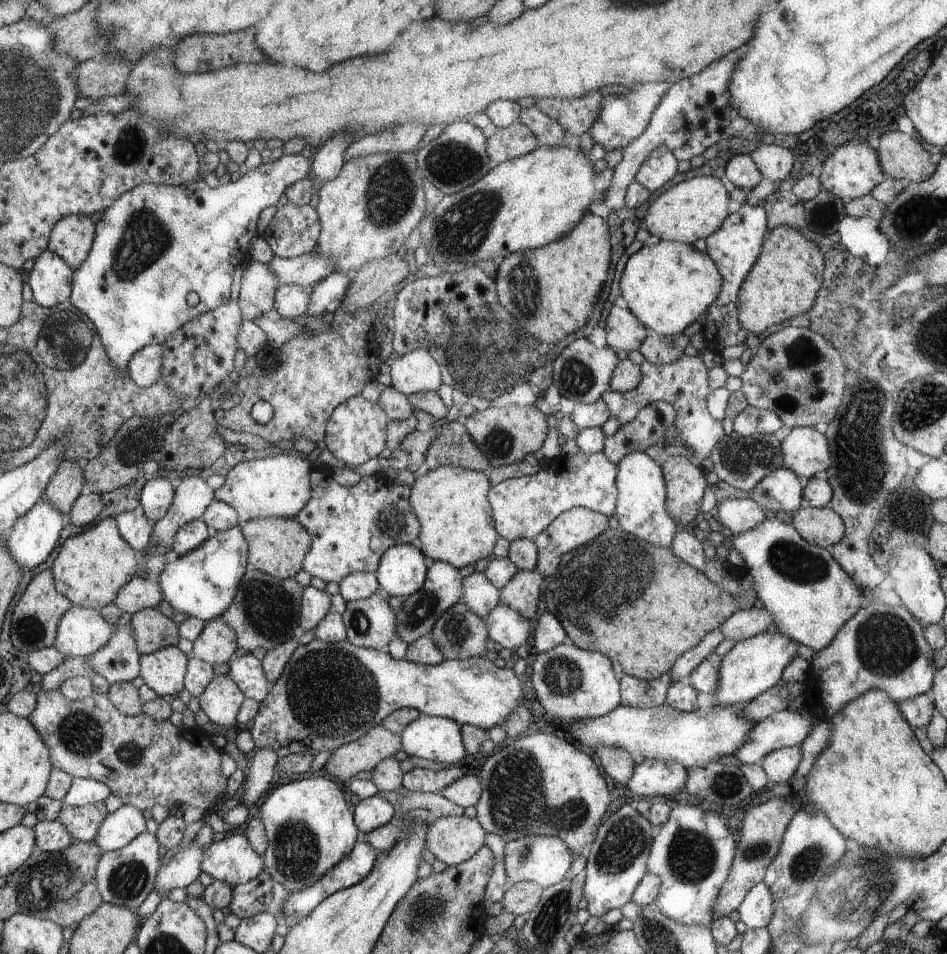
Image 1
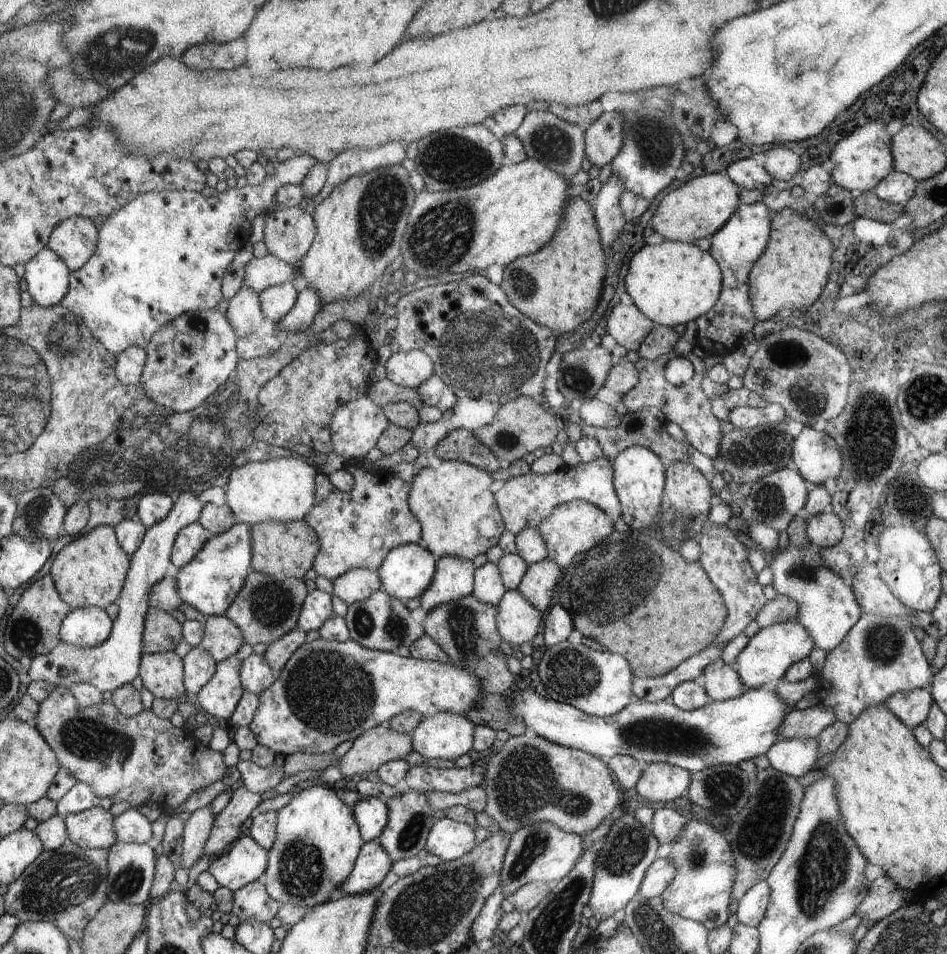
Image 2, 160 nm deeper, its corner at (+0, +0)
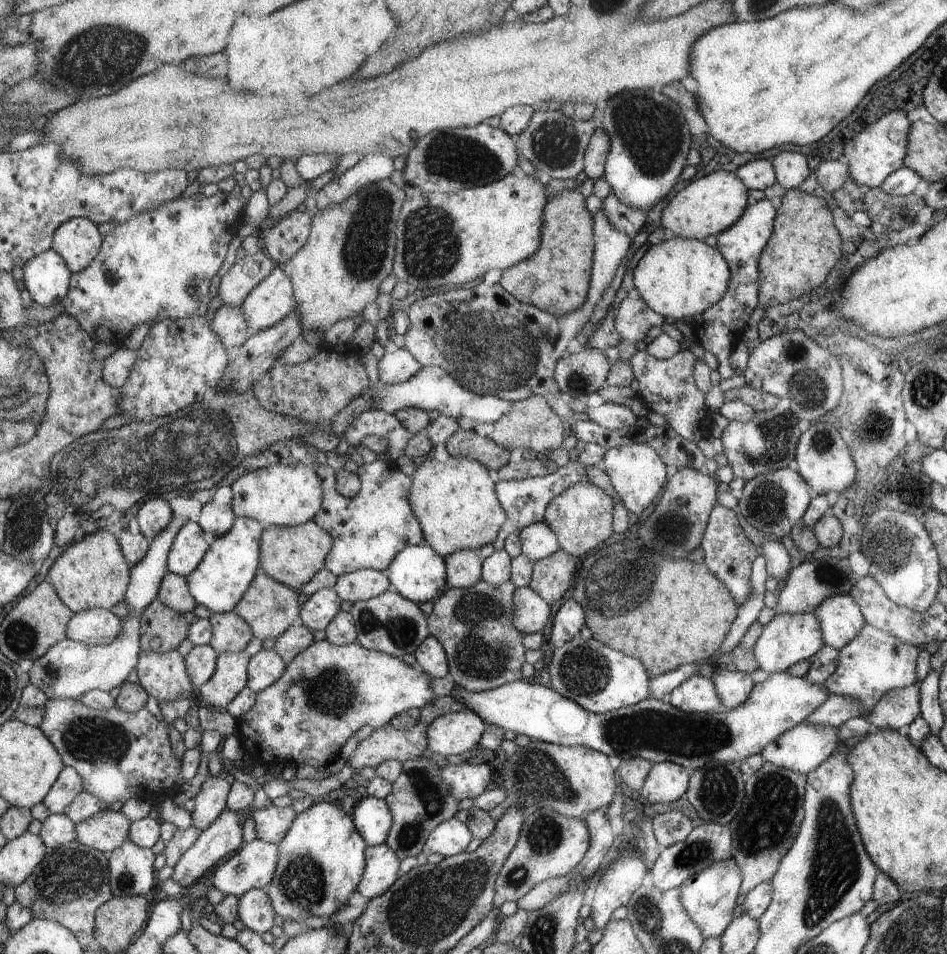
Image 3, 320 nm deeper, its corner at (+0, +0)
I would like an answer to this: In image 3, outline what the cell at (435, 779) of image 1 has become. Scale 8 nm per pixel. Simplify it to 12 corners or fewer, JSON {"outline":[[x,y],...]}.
{"outline":[[487,763],[441,768],[441,777],[458,799],[486,792],[492,780]]}

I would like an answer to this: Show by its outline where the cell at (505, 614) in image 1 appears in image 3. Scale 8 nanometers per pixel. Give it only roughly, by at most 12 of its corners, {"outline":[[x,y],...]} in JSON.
{"outline":[[516,587],[513,621],[520,632],[544,630],[552,605],[532,587]]}

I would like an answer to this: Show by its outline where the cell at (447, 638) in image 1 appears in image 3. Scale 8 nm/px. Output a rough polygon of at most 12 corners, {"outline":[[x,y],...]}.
{"outline":[[515,584],[434,601],[429,630],[469,691],[523,679]]}

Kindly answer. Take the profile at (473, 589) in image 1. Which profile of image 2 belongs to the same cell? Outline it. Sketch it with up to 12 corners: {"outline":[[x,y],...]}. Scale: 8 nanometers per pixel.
{"outline":[[497,564],[478,568],[474,596],[497,605],[507,589]]}

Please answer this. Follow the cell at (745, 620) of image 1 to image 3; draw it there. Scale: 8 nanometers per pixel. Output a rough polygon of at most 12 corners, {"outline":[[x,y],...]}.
{"outline":[[847,558],[796,564],[776,614],[814,613],[849,594],[859,576]]}

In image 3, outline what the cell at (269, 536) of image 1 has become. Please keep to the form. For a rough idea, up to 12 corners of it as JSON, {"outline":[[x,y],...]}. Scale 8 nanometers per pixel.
{"outline":[[313,520],[270,525],[260,568],[300,590],[322,568],[333,536]]}

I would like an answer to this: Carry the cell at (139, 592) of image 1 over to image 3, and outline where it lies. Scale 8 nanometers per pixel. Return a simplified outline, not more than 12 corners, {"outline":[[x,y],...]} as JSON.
{"outline":[[170,572],[157,597],[180,614],[198,605],[188,578]]}

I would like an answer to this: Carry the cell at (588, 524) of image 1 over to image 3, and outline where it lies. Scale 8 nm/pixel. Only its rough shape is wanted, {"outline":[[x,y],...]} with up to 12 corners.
{"outline":[[580,481],[544,521],[579,559],[612,536],[614,502]]}

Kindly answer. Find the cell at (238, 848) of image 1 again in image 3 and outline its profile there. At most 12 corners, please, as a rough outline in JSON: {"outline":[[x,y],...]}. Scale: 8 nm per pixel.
{"outline":[[258,838],[213,869],[215,887],[241,897],[275,877],[279,843]]}

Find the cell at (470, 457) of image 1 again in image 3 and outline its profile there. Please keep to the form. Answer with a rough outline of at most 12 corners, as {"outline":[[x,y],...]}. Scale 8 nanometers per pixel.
{"outline":[[459,428],[450,457],[476,459],[490,470],[510,463],[510,451],[491,438]]}

